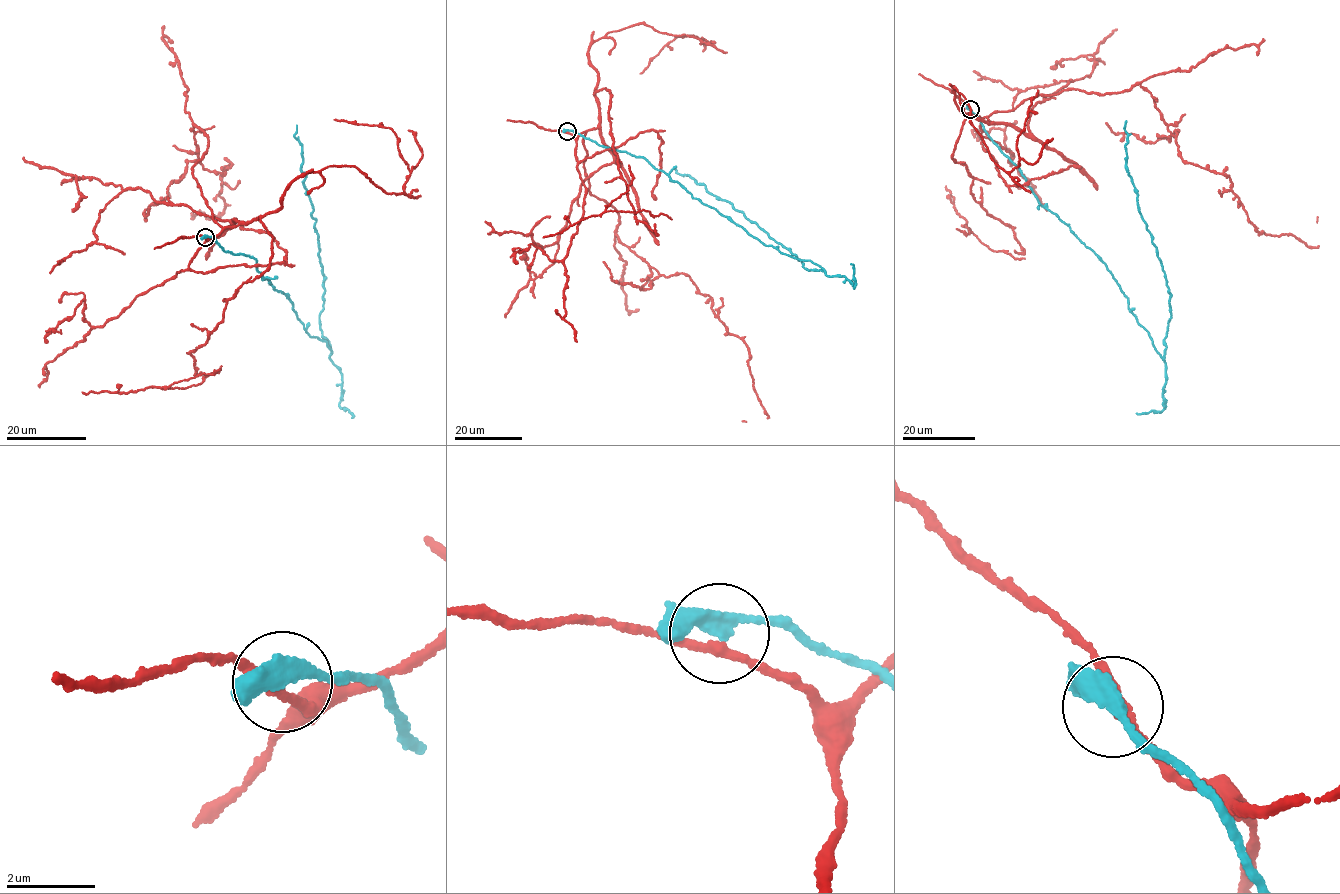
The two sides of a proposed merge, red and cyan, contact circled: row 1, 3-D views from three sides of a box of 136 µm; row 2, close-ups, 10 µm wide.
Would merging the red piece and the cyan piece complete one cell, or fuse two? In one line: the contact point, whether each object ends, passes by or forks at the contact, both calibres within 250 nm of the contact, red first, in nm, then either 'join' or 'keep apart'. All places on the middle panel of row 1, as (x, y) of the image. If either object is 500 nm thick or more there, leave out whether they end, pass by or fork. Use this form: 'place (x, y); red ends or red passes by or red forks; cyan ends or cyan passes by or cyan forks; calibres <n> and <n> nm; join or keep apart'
place (567, 131); red passes by; cyan passes by; calibres 200 and 360 nm; keep apart

